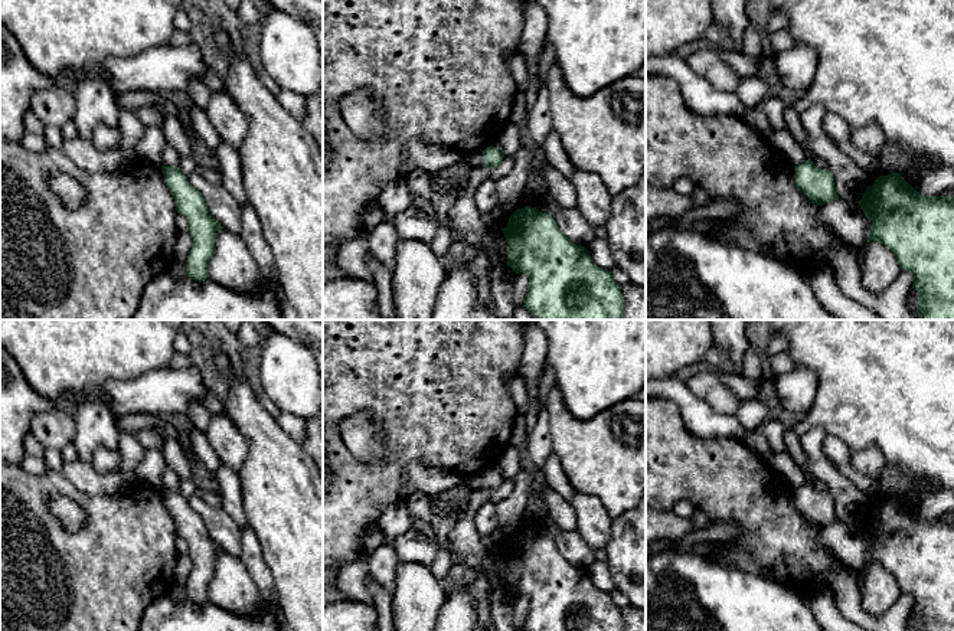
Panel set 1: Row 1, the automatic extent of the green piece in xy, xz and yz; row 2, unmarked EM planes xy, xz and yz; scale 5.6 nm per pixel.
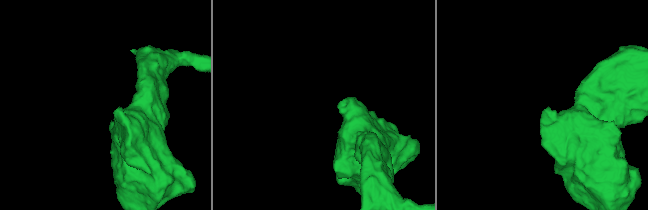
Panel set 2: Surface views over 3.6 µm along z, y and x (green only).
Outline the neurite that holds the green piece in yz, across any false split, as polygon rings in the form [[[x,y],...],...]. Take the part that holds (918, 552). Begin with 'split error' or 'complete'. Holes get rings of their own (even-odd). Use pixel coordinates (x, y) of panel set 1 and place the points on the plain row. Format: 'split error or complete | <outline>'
complete | [[[891,496],[879,498],[872,509],[868,509],[857,526],[866,542],[872,545],[866,565],[883,566],[896,579],[901,594],[914,596],[917,631],[954,631],[954,520],[922,517],[899,496]]]

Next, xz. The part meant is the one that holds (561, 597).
complete | [[[536,530],[517,532],[501,552],[507,588],[529,599],[526,631],[624,631],[621,608]]]

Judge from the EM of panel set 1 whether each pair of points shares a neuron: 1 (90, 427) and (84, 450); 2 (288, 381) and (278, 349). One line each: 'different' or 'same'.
1: same
2: same

